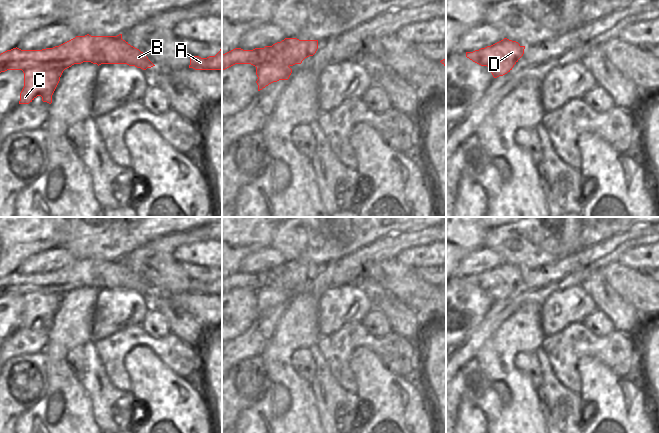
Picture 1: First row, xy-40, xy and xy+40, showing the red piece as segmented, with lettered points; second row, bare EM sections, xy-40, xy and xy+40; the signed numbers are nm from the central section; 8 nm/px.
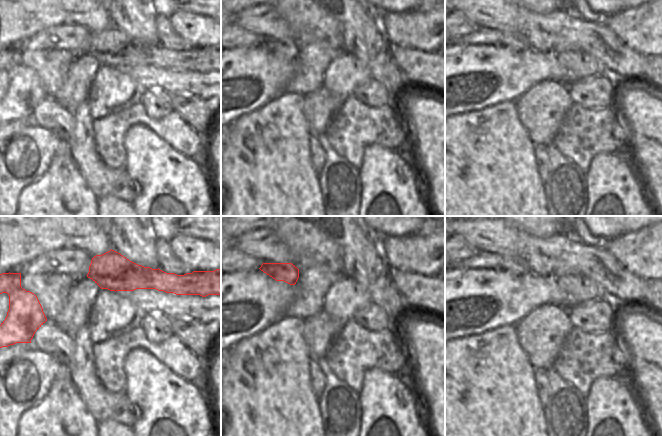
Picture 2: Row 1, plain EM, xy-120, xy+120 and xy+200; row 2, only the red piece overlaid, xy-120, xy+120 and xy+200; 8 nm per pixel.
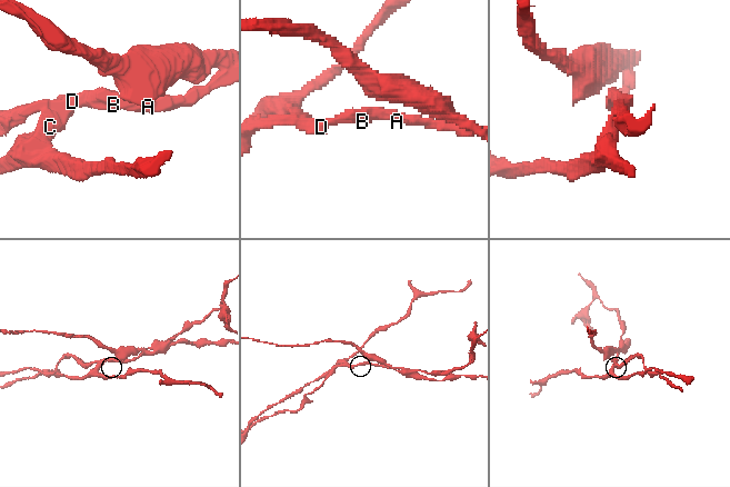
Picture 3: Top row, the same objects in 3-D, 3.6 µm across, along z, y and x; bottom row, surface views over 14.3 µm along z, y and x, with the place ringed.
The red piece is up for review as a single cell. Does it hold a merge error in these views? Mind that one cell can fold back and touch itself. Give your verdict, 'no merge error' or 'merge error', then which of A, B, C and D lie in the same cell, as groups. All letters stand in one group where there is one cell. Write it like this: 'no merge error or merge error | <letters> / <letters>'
merge error | A B / C D

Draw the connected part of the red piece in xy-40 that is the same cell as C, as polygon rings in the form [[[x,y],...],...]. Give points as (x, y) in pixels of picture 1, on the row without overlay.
[[[29,292],[23,294],[24,297],[24,311],[20,317],[19,328],[29,328],[37,320],[42,321],[43,326],[52,327],[52,319],[60,305],[63,294],[45,294],[43,292]]]

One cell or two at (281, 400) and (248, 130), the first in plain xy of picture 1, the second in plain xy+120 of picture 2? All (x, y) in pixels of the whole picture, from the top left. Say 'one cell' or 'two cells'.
one cell

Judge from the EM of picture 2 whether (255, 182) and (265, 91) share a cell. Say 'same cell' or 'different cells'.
different cells

